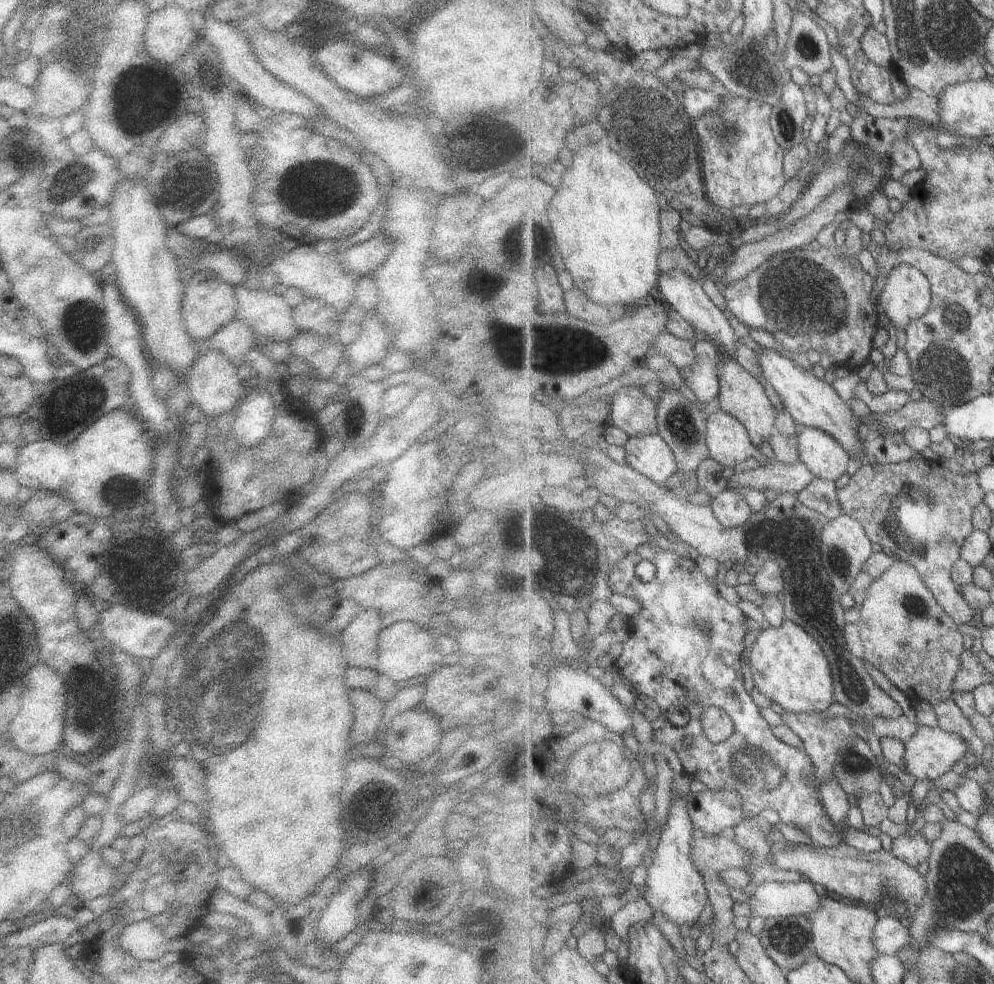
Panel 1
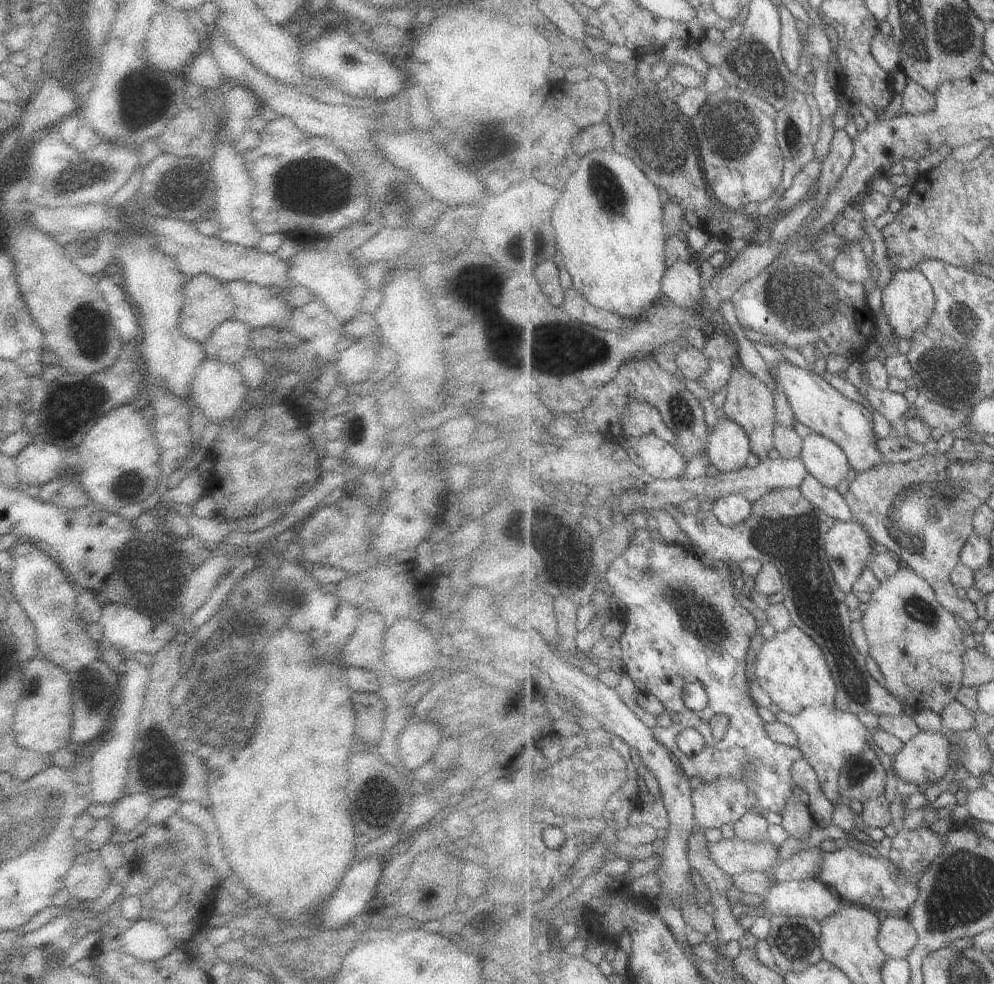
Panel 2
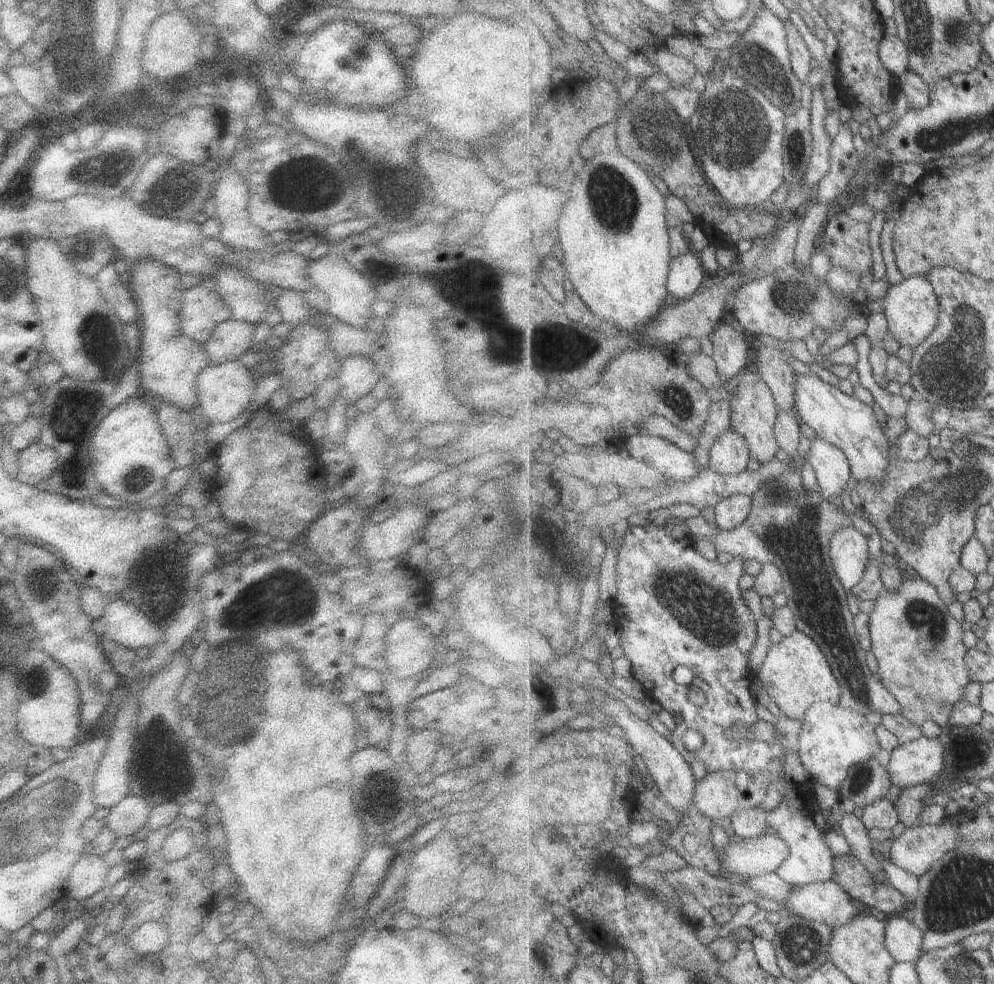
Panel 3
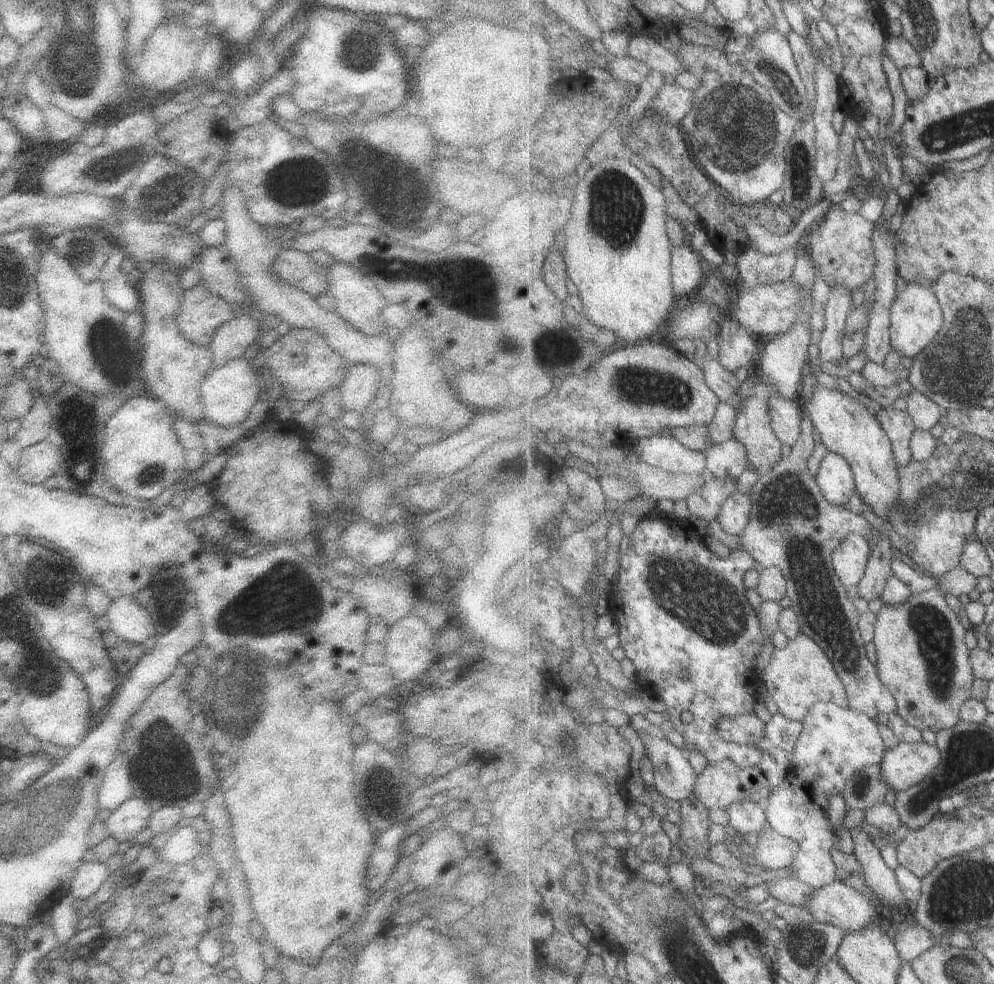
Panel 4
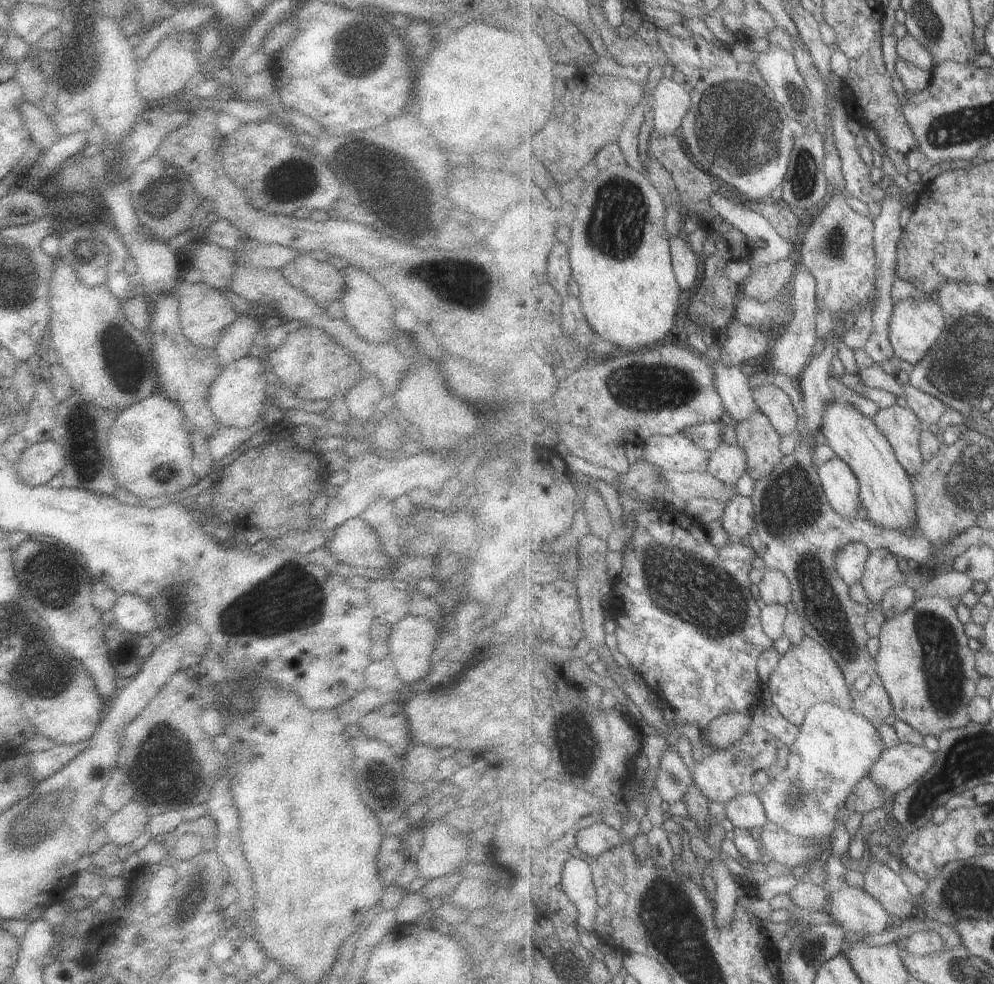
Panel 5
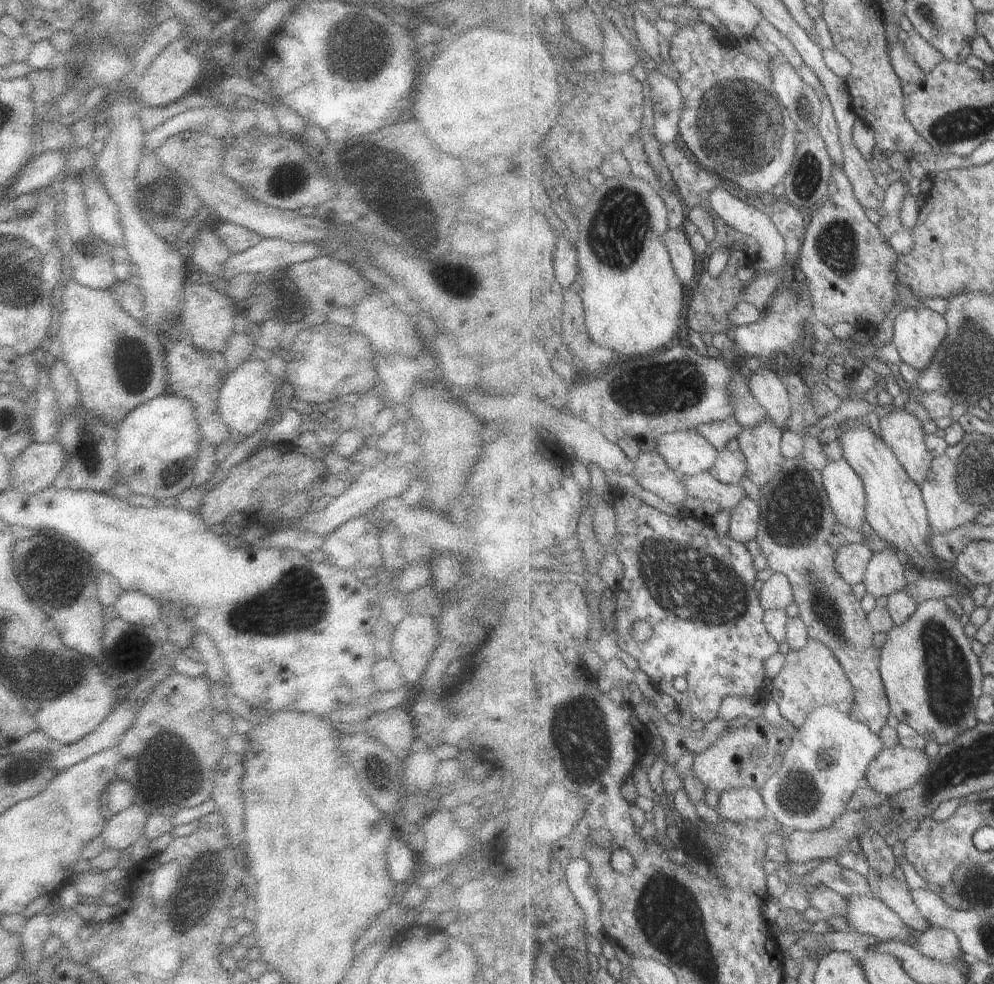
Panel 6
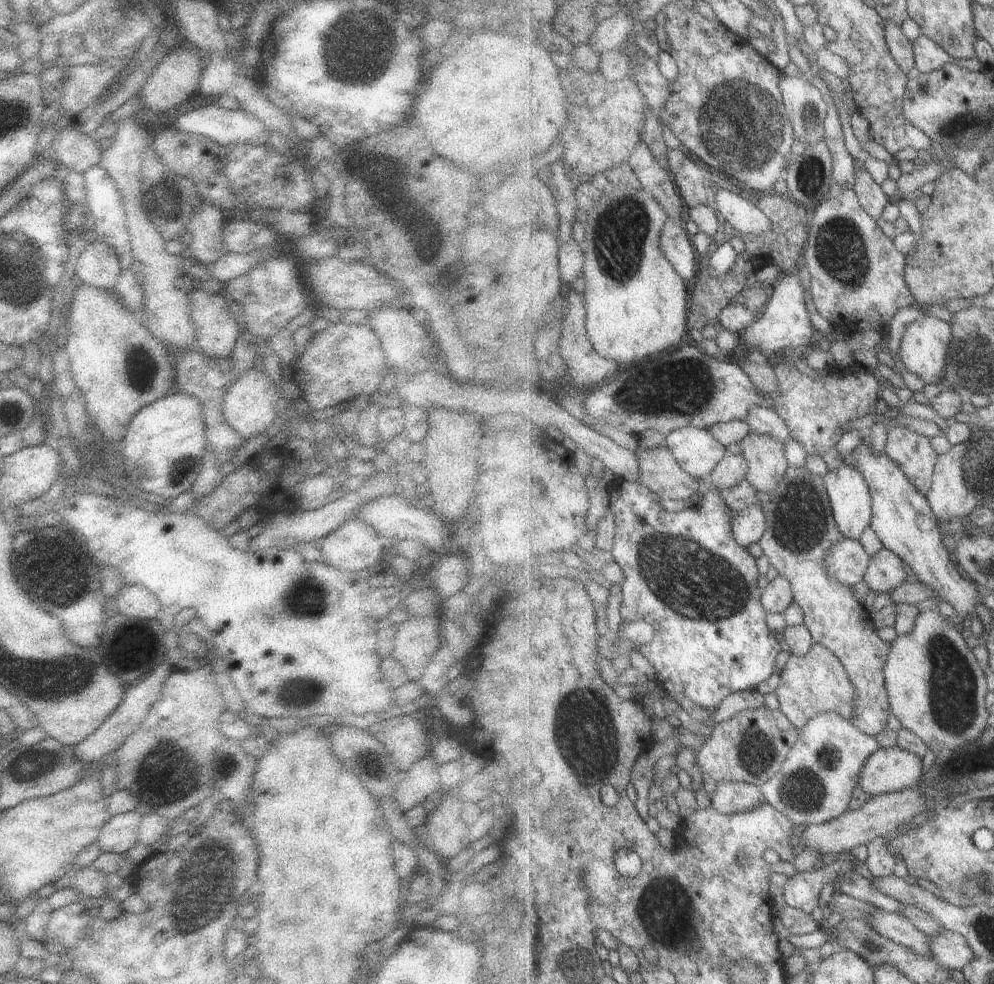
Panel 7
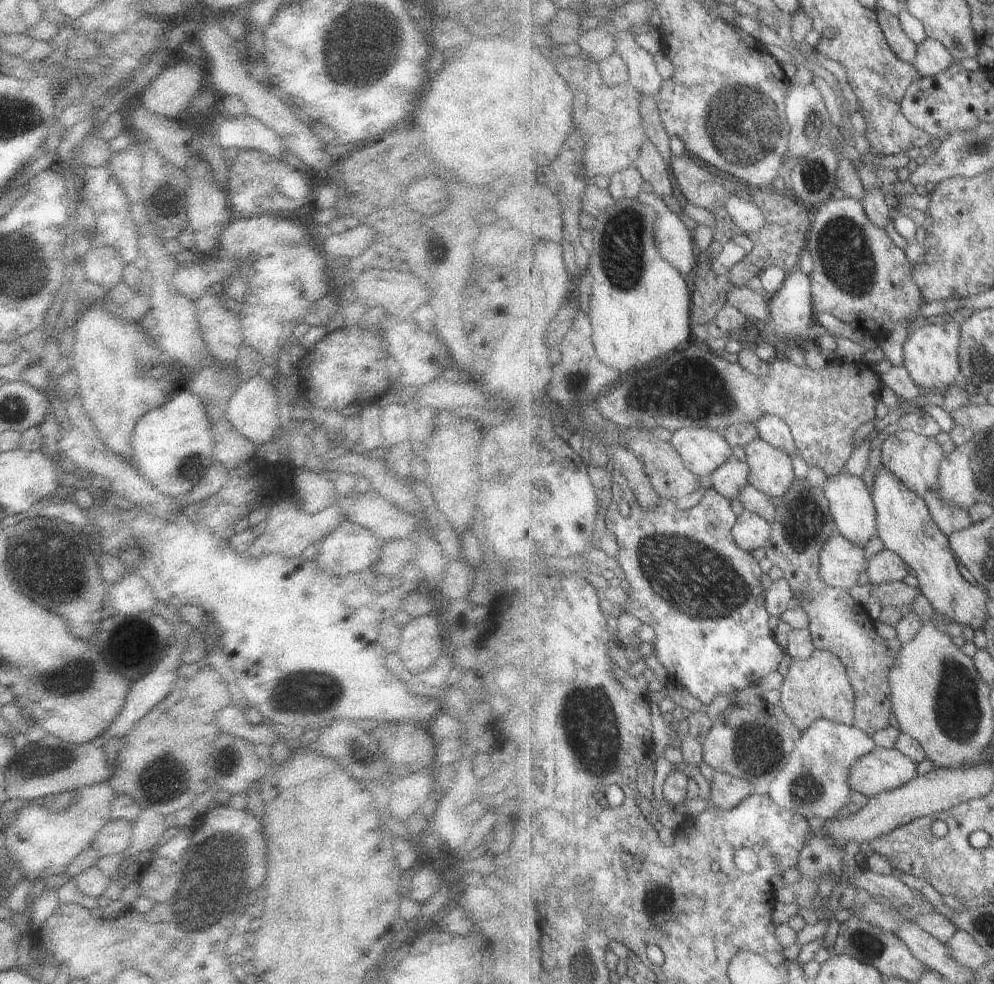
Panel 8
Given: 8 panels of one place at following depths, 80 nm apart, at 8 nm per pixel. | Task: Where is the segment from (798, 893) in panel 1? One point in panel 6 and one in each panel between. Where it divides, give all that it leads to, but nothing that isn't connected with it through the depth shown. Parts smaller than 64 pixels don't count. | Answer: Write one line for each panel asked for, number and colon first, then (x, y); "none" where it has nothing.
2: (812, 898)
3: (828, 902)
4: (837, 904)
5: (855, 910)
6: (869, 916)

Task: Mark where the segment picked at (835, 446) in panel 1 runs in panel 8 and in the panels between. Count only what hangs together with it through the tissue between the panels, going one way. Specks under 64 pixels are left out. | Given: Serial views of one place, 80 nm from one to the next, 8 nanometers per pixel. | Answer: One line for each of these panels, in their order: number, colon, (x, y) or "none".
2: (825, 459)
3: (832, 466)
4: (835, 477)
5: (842, 488)
6: (846, 492)
7: (849, 493)
8: (853, 509)

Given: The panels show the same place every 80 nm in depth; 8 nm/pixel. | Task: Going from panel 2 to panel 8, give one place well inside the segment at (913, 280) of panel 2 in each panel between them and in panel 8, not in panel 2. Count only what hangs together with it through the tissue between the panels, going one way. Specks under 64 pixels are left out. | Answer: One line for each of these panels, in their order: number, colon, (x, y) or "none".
3: (912, 307)
4: (916, 317)
5: (916, 326)
6: (918, 332)
7: (924, 350)
8: (931, 353)

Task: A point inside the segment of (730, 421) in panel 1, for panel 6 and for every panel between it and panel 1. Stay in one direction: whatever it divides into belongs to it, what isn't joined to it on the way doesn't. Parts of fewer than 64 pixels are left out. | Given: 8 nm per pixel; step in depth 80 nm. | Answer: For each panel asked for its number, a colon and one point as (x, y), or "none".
2: (729, 448)
3: (730, 454)
4: (728, 459)
5: (729, 462)
6: (731, 467)

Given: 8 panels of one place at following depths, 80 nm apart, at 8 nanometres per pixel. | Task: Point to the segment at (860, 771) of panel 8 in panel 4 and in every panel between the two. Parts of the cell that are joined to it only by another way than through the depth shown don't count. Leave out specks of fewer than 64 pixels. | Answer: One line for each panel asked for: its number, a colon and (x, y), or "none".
4: (910, 763)
5: (900, 767)
6: (898, 769)
7: (893, 769)

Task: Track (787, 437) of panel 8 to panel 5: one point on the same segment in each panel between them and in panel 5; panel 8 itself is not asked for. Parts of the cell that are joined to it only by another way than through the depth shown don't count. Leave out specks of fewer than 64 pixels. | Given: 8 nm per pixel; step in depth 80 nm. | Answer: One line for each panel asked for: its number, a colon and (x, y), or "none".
5: (732, 384)
6: (748, 412)
7: (762, 420)

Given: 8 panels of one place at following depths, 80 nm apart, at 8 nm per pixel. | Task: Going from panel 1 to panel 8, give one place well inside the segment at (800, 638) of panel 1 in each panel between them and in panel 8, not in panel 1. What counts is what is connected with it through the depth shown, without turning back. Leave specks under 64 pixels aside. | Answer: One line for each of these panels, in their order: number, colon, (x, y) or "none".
2: (791, 668)
3: (796, 674)
4: (799, 675)
5: (806, 675)
6: (811, 677)
7: (817, 682)
8: (817, 687)

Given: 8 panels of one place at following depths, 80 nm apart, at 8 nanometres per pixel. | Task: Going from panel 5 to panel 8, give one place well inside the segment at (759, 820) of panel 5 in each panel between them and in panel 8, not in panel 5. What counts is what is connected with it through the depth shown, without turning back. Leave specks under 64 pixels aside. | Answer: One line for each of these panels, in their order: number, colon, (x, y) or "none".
6: (741, 805)
7: (729, 798)
8: (726, 792)

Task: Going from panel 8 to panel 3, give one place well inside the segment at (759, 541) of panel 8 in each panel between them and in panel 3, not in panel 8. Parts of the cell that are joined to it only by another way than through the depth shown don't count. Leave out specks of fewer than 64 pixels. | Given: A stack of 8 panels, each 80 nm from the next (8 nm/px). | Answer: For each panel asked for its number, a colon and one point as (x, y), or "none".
3: (730, 513)
4: (734, 515)
5: (738, 520)
6: (745, 521)
7: (748, 526)

